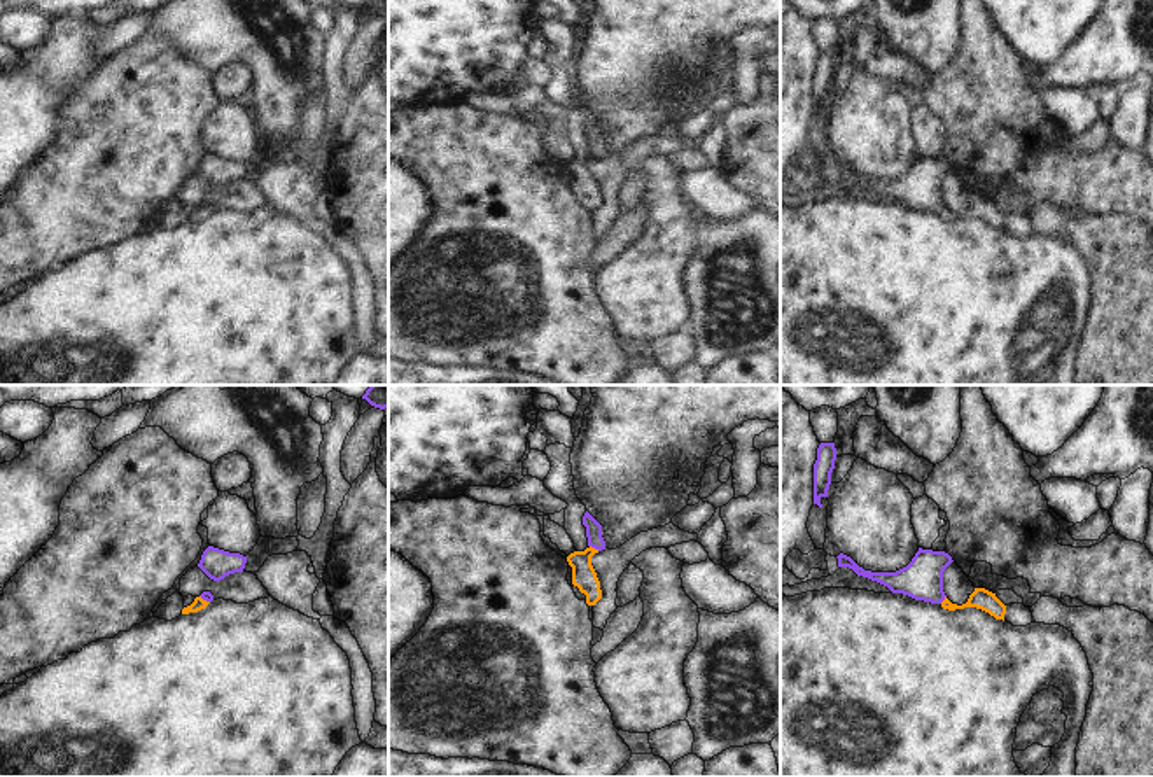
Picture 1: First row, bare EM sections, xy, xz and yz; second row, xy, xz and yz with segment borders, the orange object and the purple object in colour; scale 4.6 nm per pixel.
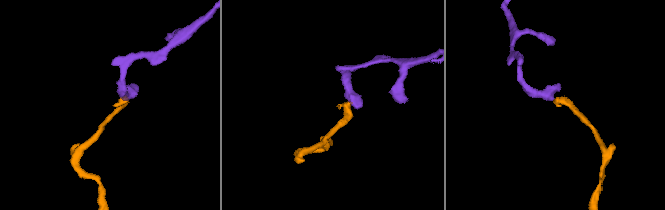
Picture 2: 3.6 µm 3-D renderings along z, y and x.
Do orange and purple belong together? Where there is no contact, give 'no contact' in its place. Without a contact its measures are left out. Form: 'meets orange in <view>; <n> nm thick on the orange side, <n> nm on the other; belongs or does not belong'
meets orange in xz; 110 nm thick on the orange side, 80 nm on the other; belongs

